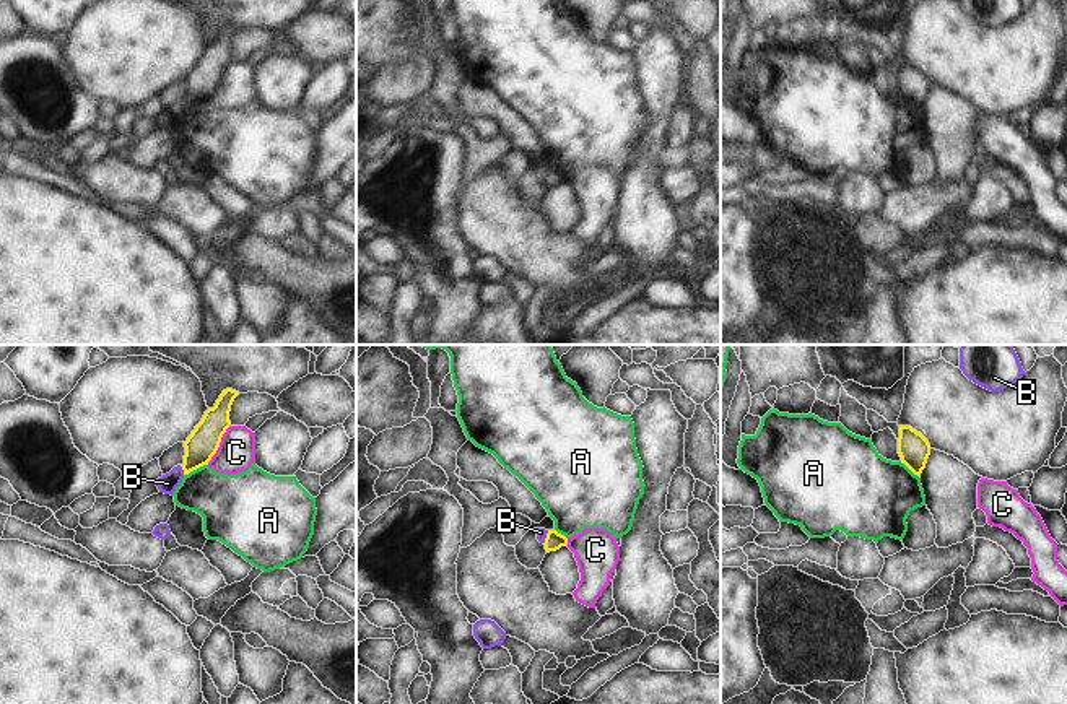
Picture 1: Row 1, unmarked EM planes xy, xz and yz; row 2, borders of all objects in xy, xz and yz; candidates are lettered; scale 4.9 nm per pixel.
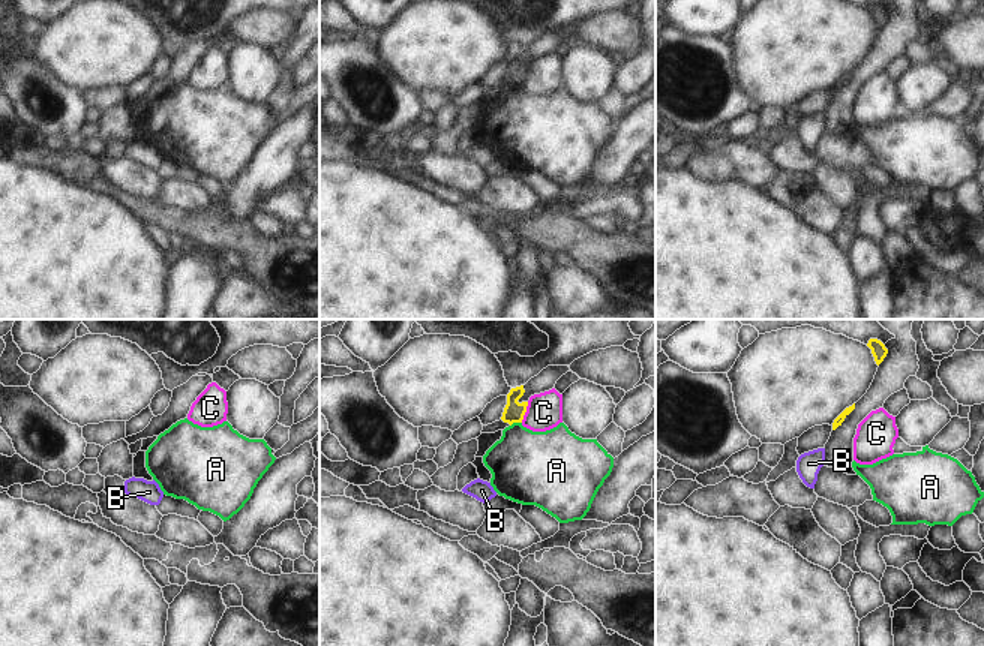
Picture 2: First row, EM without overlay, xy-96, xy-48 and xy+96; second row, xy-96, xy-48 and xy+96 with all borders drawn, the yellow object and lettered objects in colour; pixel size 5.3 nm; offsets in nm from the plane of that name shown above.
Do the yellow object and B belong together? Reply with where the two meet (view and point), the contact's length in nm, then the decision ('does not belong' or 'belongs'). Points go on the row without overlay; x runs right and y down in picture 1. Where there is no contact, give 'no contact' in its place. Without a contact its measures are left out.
xy (182, 104) | 50 nm | does not belong

